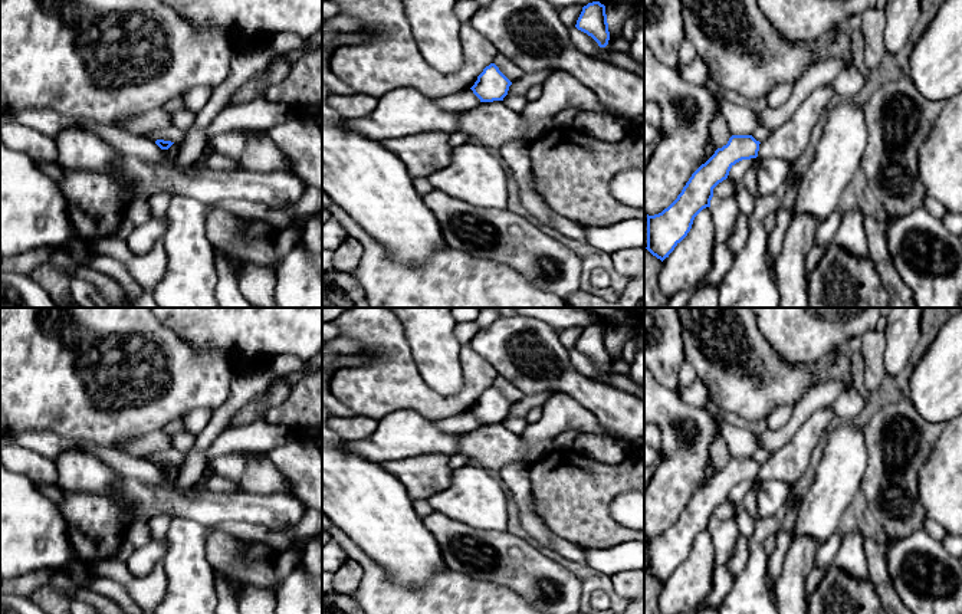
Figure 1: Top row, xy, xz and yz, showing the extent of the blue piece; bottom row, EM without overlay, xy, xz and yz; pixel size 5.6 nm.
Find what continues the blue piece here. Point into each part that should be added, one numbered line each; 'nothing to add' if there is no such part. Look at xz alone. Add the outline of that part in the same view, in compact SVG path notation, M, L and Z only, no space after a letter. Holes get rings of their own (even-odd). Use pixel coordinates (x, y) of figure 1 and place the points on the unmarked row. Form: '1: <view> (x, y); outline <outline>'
nothing to add

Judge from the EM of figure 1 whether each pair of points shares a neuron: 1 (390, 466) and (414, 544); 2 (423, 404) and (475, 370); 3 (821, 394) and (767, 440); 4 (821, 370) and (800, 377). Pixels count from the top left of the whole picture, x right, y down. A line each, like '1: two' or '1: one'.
1: two
2: one
3: one
4: two

